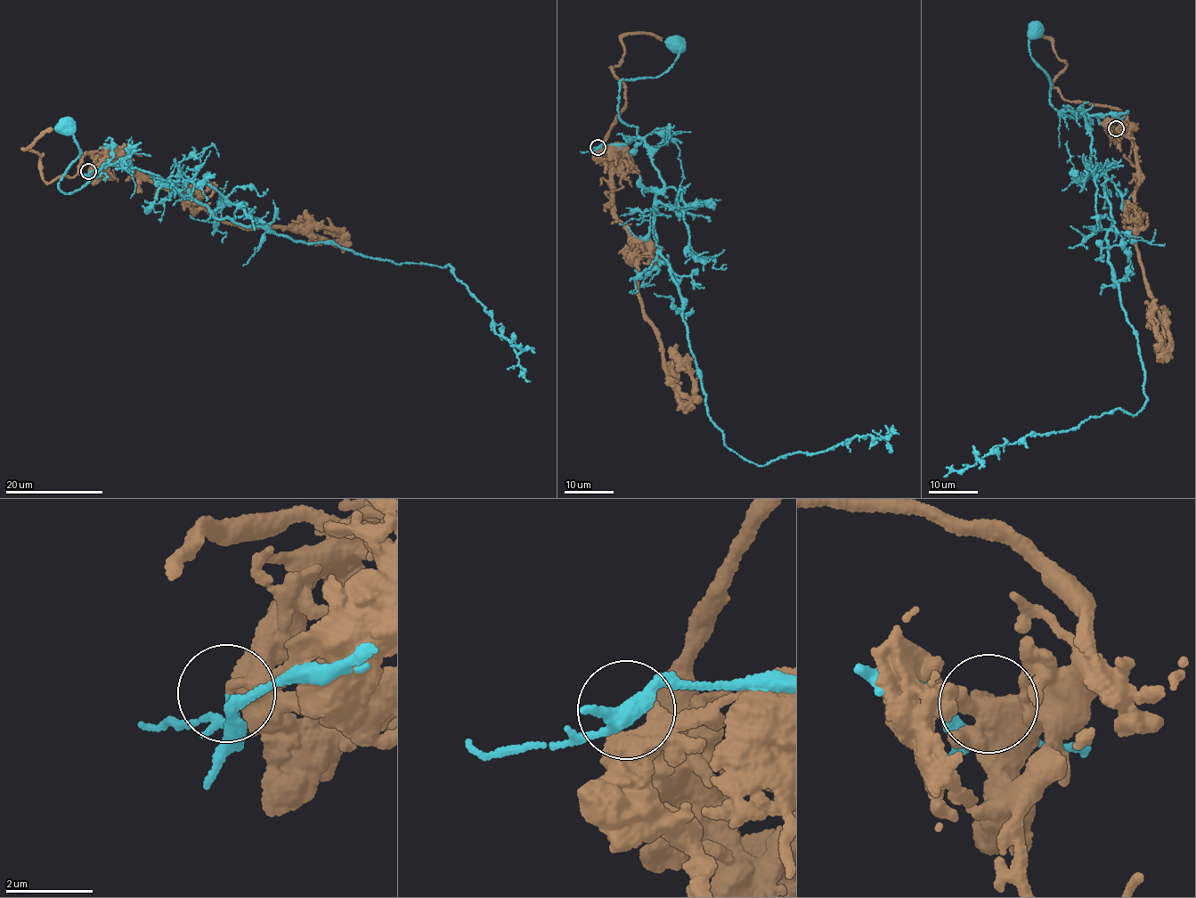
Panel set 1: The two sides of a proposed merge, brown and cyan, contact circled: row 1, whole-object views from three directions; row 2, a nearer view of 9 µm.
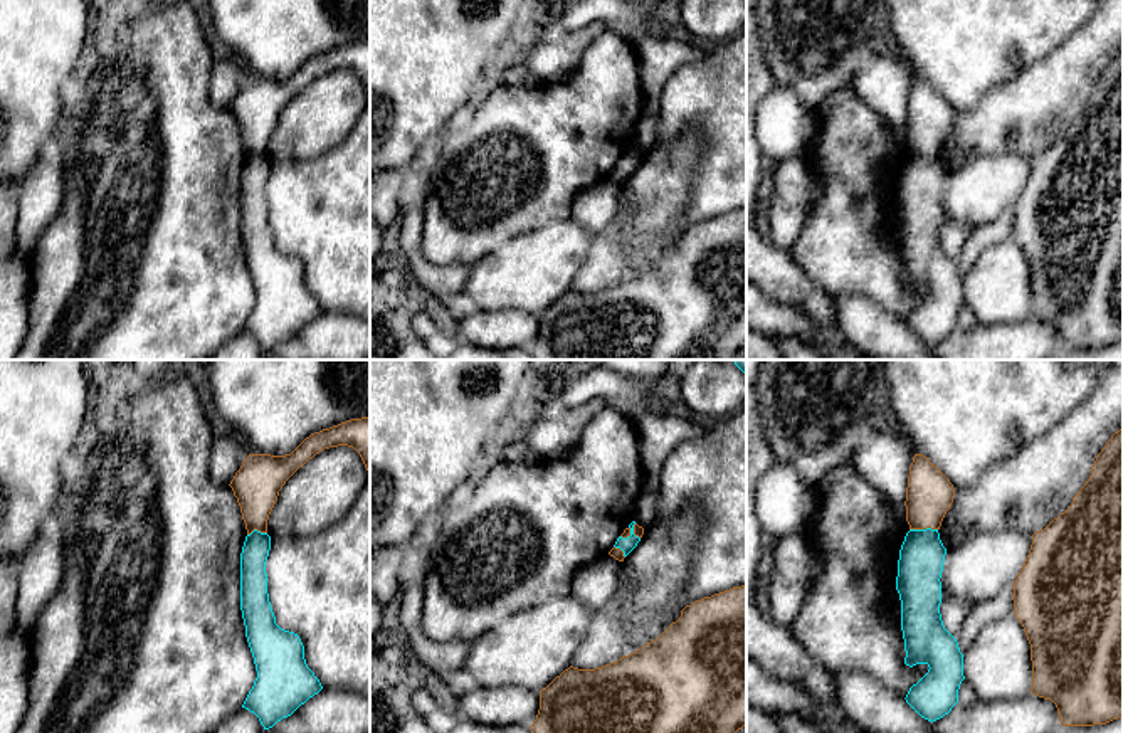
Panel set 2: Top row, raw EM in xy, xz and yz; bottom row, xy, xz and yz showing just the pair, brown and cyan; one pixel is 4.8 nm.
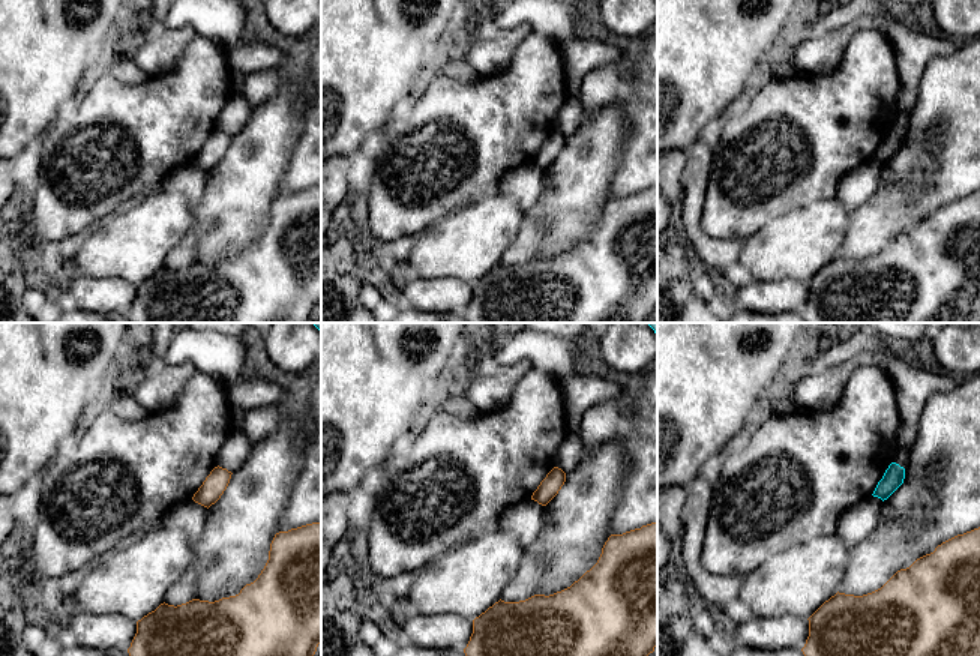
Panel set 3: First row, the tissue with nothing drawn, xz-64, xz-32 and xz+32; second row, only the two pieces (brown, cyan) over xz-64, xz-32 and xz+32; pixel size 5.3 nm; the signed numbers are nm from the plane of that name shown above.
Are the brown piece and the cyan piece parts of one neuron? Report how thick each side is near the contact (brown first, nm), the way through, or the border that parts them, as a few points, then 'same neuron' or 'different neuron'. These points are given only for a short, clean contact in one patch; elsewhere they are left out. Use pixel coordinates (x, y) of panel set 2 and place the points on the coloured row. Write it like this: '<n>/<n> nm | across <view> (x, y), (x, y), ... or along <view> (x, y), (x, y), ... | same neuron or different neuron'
220/220 nm | different neuron

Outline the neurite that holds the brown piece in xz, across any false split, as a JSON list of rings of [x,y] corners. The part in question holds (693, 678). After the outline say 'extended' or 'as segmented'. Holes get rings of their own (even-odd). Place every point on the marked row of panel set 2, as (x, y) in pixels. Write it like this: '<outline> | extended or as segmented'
[[[746,585],[704,597],[686,605],[681,617],[657,639],[619,661],[595,669],[570,666],[540,691],[540,709],[530,726],[533,733],[736,733],[746,725]]] | as segmented

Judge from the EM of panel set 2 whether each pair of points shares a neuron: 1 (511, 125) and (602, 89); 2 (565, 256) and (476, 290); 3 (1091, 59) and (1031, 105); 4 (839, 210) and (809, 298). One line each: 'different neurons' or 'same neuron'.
1: same neuron
2: same neuron
3: same neuron
4: different neurons

